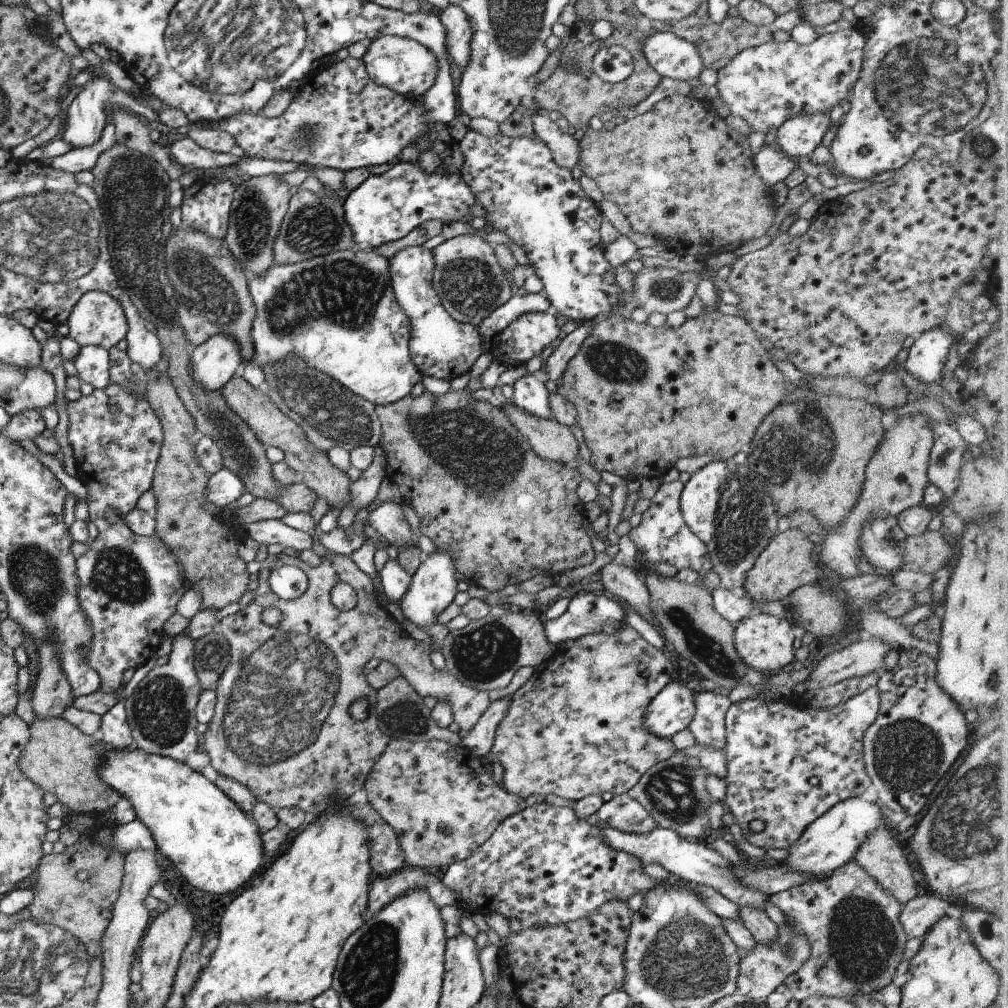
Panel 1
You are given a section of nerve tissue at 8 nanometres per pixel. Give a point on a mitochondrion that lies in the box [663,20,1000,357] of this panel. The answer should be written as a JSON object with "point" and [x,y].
{"point":[918,88]}

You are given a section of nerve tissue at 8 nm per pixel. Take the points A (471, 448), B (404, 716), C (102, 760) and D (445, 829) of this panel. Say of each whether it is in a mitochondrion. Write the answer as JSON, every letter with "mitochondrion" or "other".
{"A":"mitochondrion","B":"mitochondrion","C":"other","D":"mitochondrion"}

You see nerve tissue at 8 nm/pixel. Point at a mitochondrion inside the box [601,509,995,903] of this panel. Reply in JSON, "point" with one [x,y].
{"point":[906,754]}

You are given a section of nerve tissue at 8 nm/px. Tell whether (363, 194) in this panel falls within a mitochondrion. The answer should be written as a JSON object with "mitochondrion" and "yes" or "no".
{"mitochondrion":"no"}

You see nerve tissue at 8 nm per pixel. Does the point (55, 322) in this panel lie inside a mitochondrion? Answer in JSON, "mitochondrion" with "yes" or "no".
{"mitochondrion":"no"}

